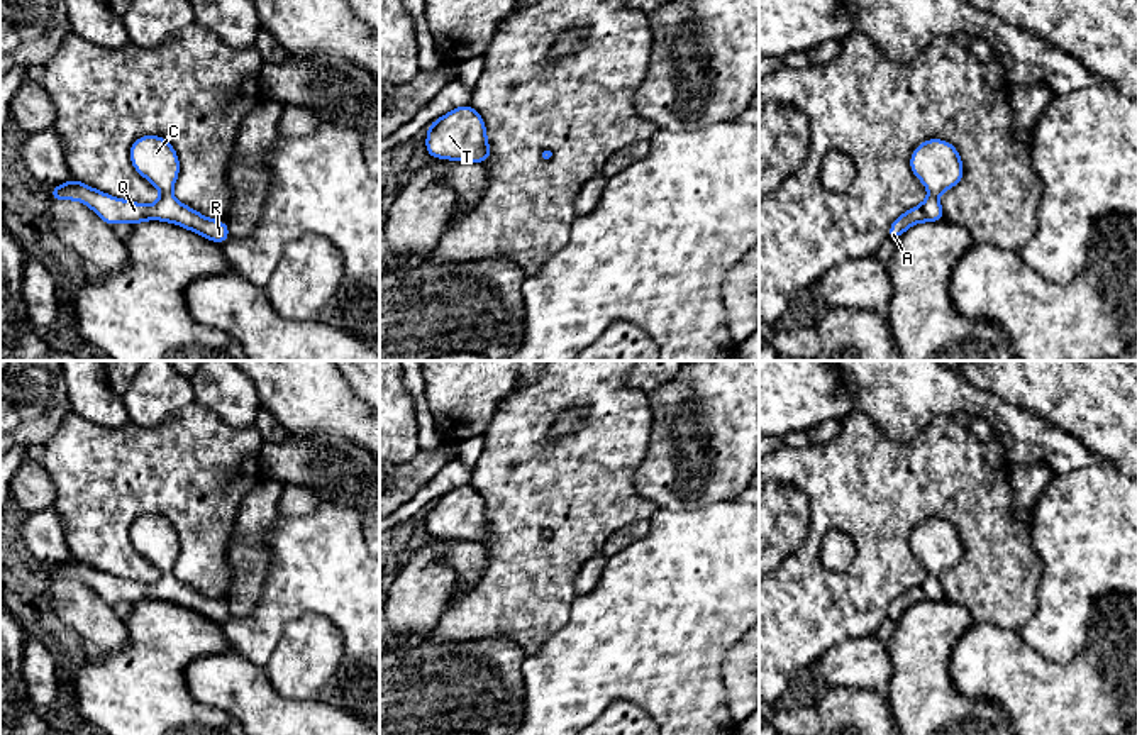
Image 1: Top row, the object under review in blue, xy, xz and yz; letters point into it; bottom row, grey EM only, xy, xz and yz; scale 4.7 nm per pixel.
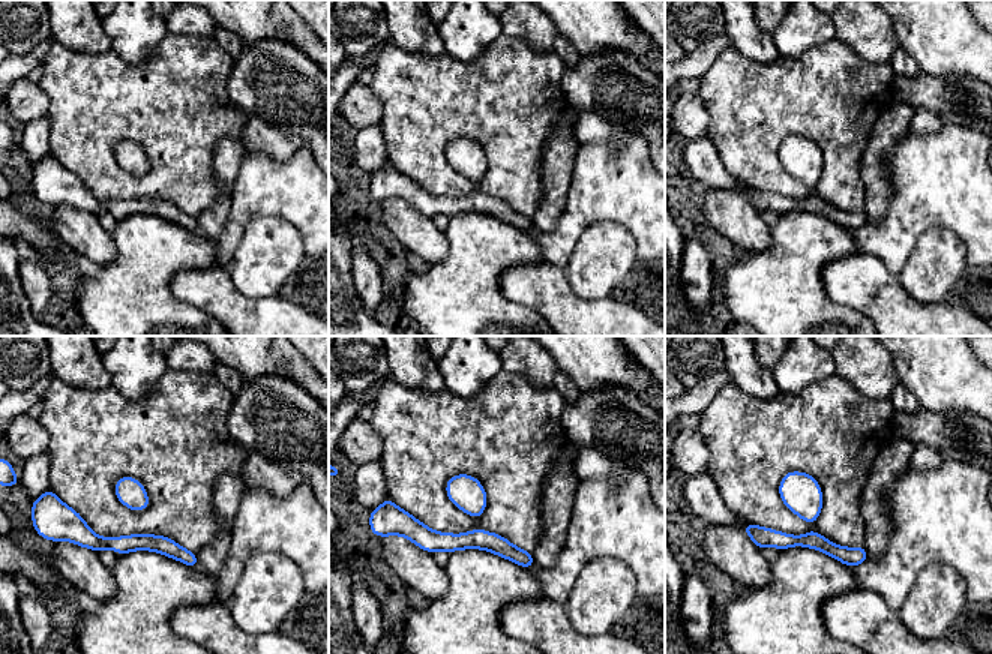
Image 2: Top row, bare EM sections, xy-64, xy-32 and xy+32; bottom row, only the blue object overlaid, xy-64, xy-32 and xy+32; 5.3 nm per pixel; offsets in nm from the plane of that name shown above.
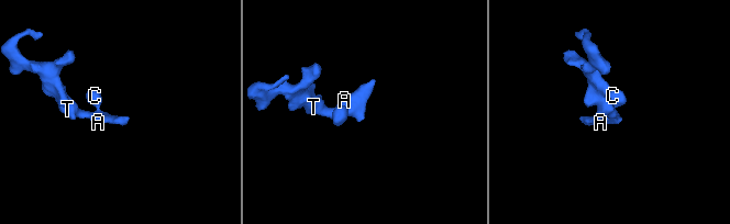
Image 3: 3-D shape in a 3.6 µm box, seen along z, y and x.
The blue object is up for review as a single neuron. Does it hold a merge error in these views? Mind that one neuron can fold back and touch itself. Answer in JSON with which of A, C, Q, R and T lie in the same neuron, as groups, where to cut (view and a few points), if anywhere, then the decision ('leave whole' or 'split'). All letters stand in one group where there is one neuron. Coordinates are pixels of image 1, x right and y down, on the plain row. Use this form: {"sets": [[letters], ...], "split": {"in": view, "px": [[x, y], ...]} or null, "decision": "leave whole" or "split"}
{"sets": [["A", "C", "Q", "R", "T"]], "split": null, "decision": "leave whole"}

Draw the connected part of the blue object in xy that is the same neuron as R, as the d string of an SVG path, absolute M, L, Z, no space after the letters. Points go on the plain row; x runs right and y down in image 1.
M141 515L129 530L134 549L159 571L158 583L142 584L115 578L71 557L49 569L49 579L76 579L88 584L110 606L119 601L132 605L146 600L163 600L181 605L212 622L222 623L230 616L227 601L212 600L175 579L171 571L180 554L175 527L159 515Z

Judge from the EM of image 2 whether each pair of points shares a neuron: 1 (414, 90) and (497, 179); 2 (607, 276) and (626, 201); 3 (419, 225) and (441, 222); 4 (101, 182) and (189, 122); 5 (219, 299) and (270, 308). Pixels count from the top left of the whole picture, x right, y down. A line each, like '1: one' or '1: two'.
1: one
2: two
3: two
4: one
5: one

